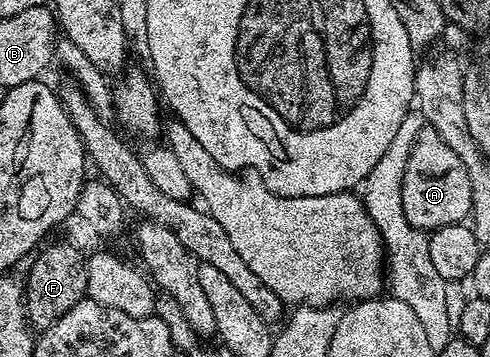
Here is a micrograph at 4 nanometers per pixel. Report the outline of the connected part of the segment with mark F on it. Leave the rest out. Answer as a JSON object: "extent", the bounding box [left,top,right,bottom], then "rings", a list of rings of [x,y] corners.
{"extent":[24,242,88,332],"rings":[[[58,242],[47,250],[41,250],[33,255],[35,258],[30,266],[30,275],[24,281],[26,321],[38,332],[47,330],[60,315],[68,312],[68,308],[81,302],[86,297],[88,288],[85,253],[81,254],[76,247],[69,246],[66,242]]]}

